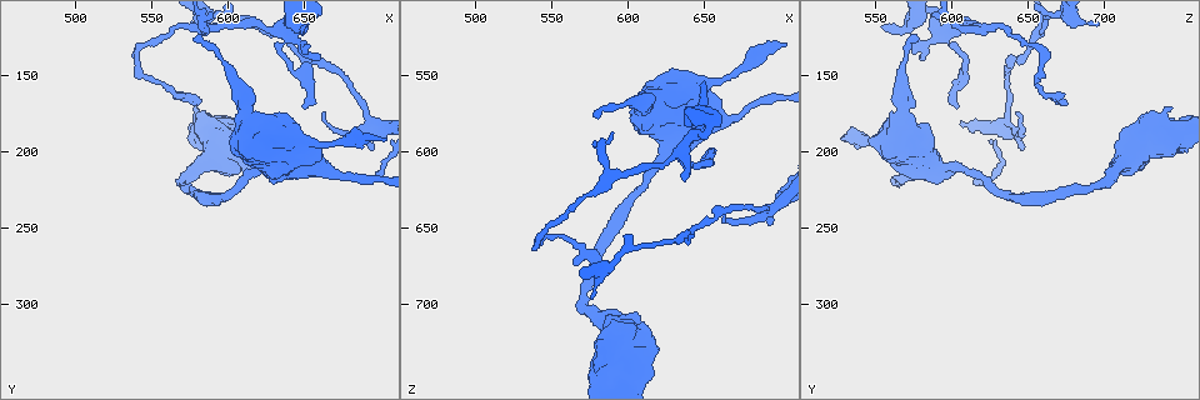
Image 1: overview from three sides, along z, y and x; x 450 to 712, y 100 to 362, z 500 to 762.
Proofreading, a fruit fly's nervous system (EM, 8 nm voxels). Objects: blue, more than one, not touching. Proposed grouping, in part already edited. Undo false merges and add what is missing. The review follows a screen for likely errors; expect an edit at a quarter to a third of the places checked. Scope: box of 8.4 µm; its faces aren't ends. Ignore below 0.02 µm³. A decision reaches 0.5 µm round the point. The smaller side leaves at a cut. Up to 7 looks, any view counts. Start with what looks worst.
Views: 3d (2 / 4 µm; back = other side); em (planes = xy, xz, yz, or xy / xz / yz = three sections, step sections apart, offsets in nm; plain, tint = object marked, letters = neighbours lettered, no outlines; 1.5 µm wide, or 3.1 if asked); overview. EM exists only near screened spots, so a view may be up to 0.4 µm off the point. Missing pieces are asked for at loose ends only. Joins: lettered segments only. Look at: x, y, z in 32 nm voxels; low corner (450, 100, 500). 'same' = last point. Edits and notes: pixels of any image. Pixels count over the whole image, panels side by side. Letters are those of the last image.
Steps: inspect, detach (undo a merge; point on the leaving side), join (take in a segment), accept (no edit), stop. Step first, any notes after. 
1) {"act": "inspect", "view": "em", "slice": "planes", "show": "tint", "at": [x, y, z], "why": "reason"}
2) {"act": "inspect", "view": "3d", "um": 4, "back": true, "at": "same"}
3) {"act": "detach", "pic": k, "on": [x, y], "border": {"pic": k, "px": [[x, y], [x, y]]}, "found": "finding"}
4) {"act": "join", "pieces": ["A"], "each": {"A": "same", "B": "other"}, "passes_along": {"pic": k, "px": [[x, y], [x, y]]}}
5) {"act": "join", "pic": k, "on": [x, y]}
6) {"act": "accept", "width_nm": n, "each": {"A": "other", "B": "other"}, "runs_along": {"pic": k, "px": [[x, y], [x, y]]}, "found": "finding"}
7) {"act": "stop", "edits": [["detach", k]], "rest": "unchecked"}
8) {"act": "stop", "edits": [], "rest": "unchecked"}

{"act": "inspect", "view": "em", "slice": "planes", "show": "letters", "at": [578, 172, 744]}

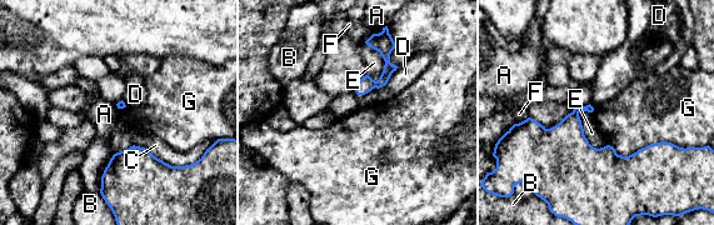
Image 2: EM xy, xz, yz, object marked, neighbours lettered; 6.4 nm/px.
{"act": "accept", "longest_contact_nm": ["G", 440], "each": {"A": "other", "B": "other", "C": "other", "D": "other", "E": "other", "F": "other", "G": "other"}, "runs_along": {"pic": 2, "px": [[525, 124], [580, 164], [662, 148]]}, "found": "none of them fits"}

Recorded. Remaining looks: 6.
{"act": "inspect", "view": "em", "slice": "xy", "step": 4, "show": "letters", "at": [638, 118, 596], "why": "abrupt turn"}

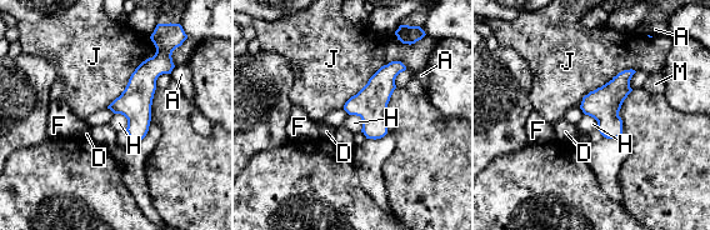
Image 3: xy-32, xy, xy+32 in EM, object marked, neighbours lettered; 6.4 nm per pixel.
{"act": "accept", "each": {"A": "other", "D": "other", "F": "other", "H": "other", "J": "other", "M": "other"}, "runs_along": {"pic": 3, "px": [[154, 36], [160, 60], [143, 80], [134, 138]]}, "found": "one cell here"}

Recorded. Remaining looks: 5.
{"act": "inspect", "view": "em", "slice": "planes", "show": "letters", "at": [662, 204, 566], "why": "free end"}

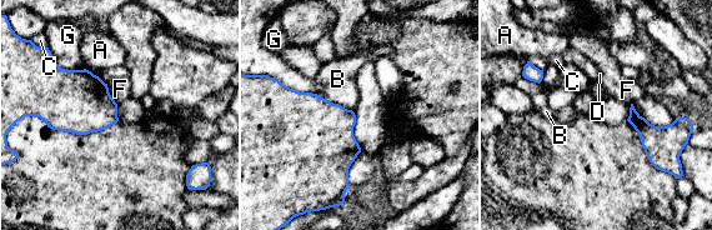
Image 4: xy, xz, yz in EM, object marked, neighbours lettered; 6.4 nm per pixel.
{"act": "accept", "each": {"A": "other", "B": "other", "C": "other", "D": "other", "F": "other", "G": "other"}, "border": {"pic": 4, "px": [[315, 93], [352, 111]]}, "found": "no lettered segment goes on from it"}

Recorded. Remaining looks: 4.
{"act": "stop", "edits": [], "rest": "unchecked"}

